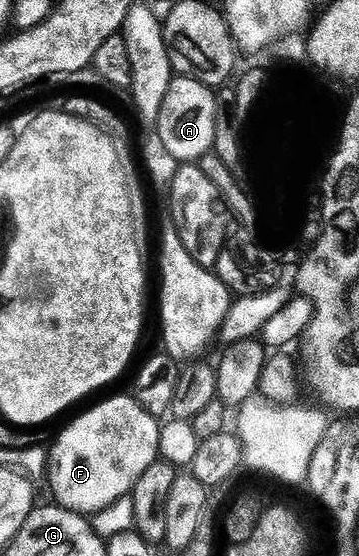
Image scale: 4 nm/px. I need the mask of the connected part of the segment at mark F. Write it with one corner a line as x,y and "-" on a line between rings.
130,395
115,396
112,398
112,400
103,400
100,402
99,405
96,406
96,408
91,408
88,410
88,412
81,413
80,416
77,417
76,420
73,421
72,424
69,425
68,428
65,429
64,432
61,433
60,436
56,438
55,445
52,446
51,452
50,452
50,448
49,448
49,455
46,457
46,460
45,460
45,481
47,480
48,486
51,487
52,494
55,495
54,503
56,505
58,505
58,507
60,507
60,508
68,508
70,512
78,512
80,514
98,514
98,513
105,511
105,509
107,507
109,507
110,504
116,504
117,501
122,500
127,497
130,497
131,490
132,490
132,488
134,488
135,483
137,482
137,478
141,478
141,474
145,474
145,470
149,470
149,466
153,466
155,464
155,461
160,459
160,455
159,455
159,430
160,430
160,427
161,427
160,421
158,419
156,419
156,417
150,416
150,414
147,413
147,411
145,409
143,409
143,407
140,406
139,403
136,400
134,400

